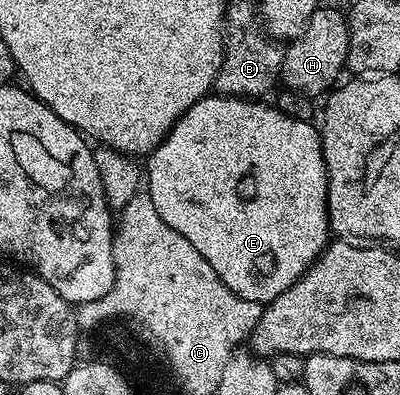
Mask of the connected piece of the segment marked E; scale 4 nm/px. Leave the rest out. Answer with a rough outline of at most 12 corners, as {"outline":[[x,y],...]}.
{"outline":[[208,95],[150,154],[153,207],[270,303],[329,244],[311,121]]}

